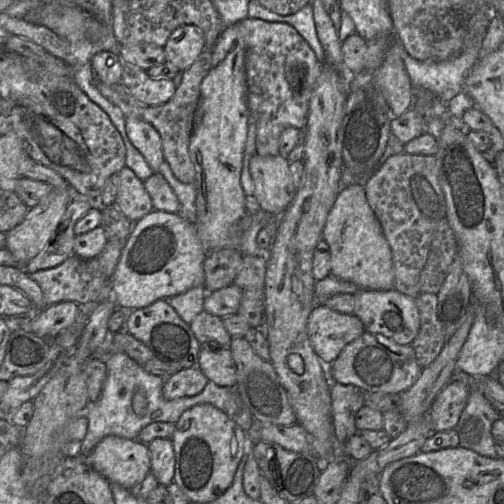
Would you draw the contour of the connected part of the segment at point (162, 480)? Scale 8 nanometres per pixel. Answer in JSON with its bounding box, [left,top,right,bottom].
[148,438,175,486]

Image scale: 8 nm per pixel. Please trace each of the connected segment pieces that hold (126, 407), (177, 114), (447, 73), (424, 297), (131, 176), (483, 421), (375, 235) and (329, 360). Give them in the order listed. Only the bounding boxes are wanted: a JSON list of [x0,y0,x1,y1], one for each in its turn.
[[75,330,234,458],[96,50,212,184],[402,41,482,119],[411,293,446,368],[115,166,153,223],[454,388,501,457],[322,184,394,290],[307,304,365,366]]

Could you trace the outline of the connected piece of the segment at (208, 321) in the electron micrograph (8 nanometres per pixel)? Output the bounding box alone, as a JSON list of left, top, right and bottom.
[189,310,232,350]

